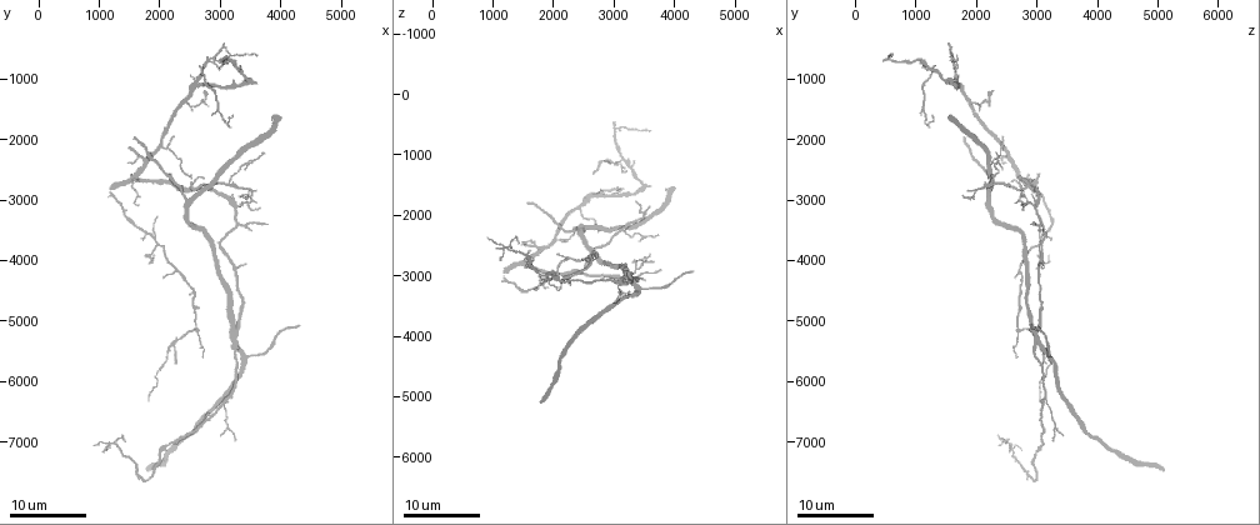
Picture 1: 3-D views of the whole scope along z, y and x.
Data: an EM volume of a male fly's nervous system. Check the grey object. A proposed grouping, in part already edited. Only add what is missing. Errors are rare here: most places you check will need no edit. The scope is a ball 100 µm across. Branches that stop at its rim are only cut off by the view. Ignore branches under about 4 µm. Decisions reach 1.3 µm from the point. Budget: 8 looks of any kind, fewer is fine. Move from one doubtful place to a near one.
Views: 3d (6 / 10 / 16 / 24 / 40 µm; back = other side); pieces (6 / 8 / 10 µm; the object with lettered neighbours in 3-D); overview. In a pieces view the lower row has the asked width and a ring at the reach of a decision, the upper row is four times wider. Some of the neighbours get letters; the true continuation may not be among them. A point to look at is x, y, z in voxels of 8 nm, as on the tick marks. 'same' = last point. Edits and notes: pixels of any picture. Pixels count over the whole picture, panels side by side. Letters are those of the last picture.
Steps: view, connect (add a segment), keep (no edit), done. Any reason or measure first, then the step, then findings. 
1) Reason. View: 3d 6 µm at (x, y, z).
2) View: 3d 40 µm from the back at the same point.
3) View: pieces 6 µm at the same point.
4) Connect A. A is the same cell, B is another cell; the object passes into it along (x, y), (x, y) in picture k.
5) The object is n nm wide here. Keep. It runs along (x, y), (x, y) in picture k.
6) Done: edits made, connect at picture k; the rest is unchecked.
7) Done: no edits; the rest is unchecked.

View: 3d 24 µm at (3800, 3350, 2850).

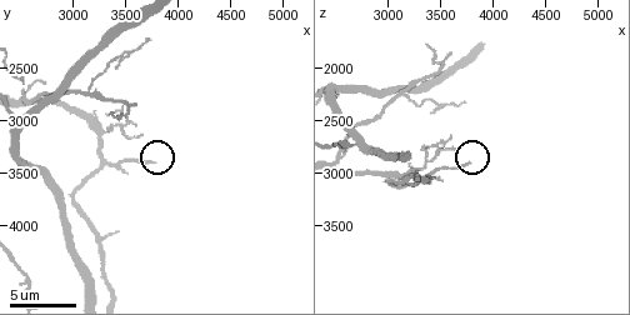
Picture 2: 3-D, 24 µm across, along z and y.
View: pieces 10 µm at (3780, 3400, 2920).

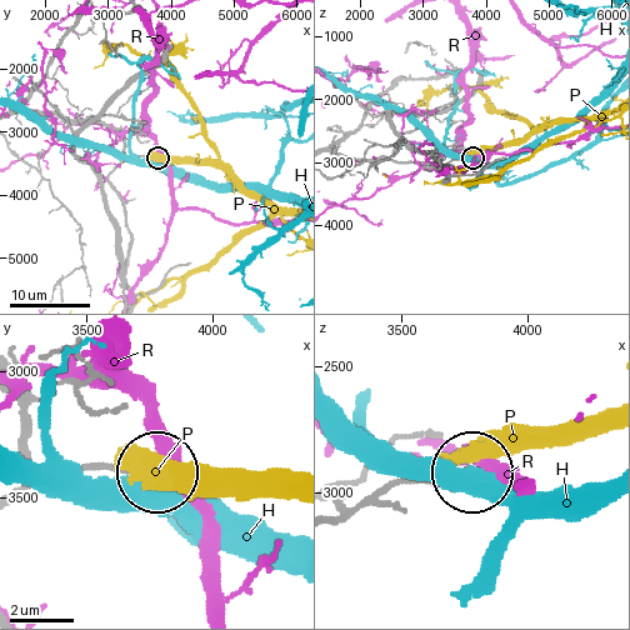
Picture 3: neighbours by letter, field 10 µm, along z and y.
The object is 150 nm wide here. Keep. H, P and R are other cells; no lettered segment goes on from it.

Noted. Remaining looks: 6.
An open end. View: 3d 24 µm at (4000, 1700, 1550).

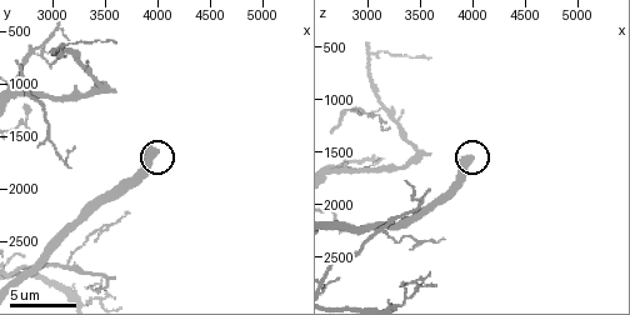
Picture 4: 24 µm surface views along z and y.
View: pieces 6 µm at (3960, 1660, 1560).

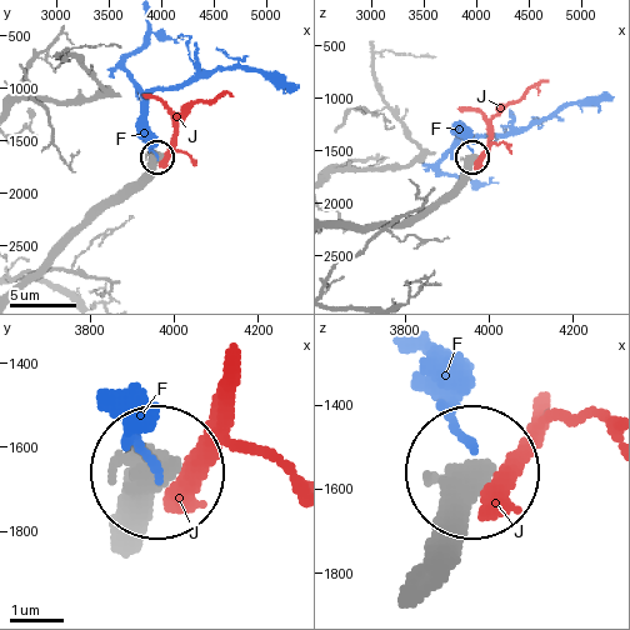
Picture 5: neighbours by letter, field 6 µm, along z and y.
Keep. F and J are other cells; it runs along (124, 531), (151, 478) in picture 5; none of them fits.

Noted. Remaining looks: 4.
Free end. View: 3d 16 µm at (4250, 5100, 2900).

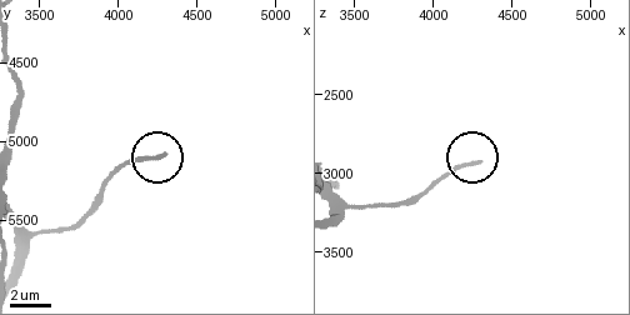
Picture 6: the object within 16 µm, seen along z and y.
View: pieces 10 µm at (4280, 5080, 2920).

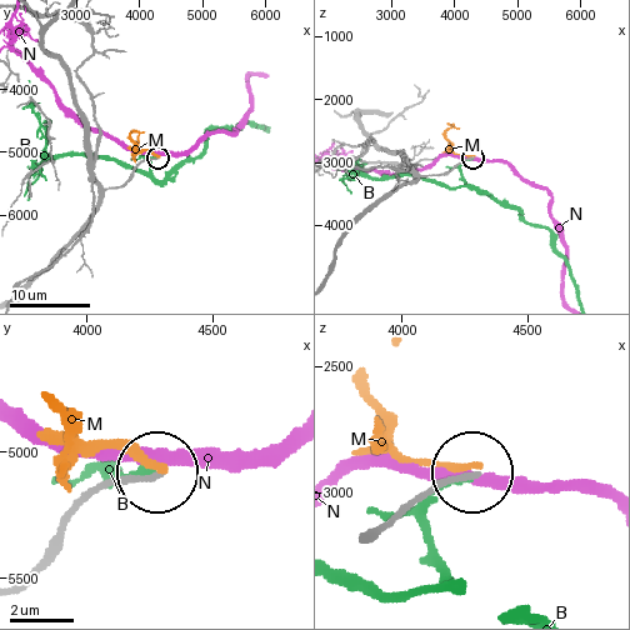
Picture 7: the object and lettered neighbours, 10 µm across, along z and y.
Keep. B, M and N are other cells; it runs along (361, 539), (423, 496), (469, 478) in picture 7; none of them fits.

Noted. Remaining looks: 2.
View: 3d 24 µm at (2300, 5700, 3150).

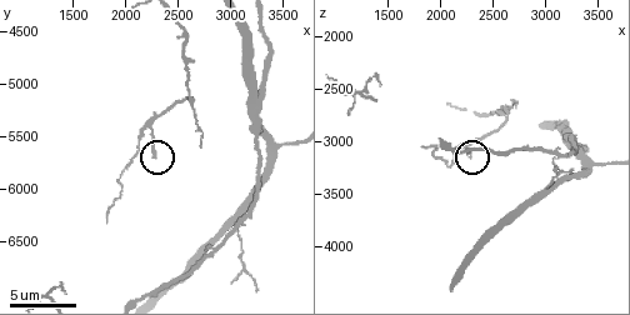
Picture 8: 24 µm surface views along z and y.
View: pieces 8 µm at (2300, 5680, 3120).

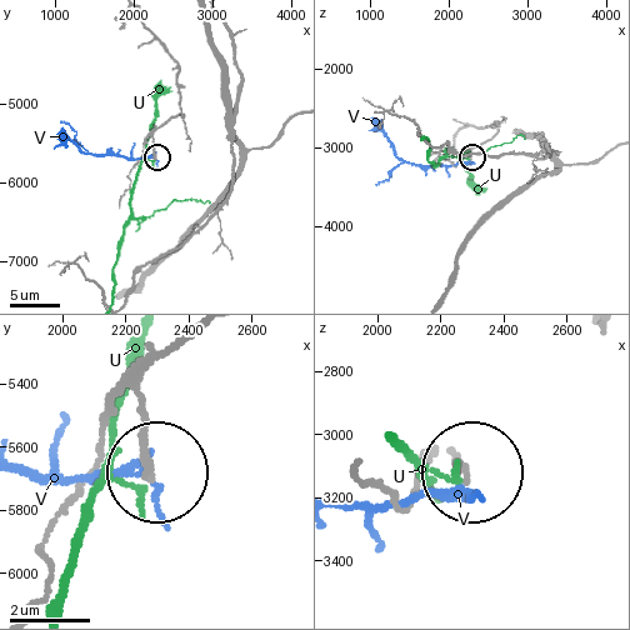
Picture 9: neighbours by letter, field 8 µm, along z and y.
Keep. U and V are other cells; it runs along (185, 336), (138, 386), (151, 464) in picture 9; none of them fits.

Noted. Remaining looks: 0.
Done: no edits; the rest is unchecked.

